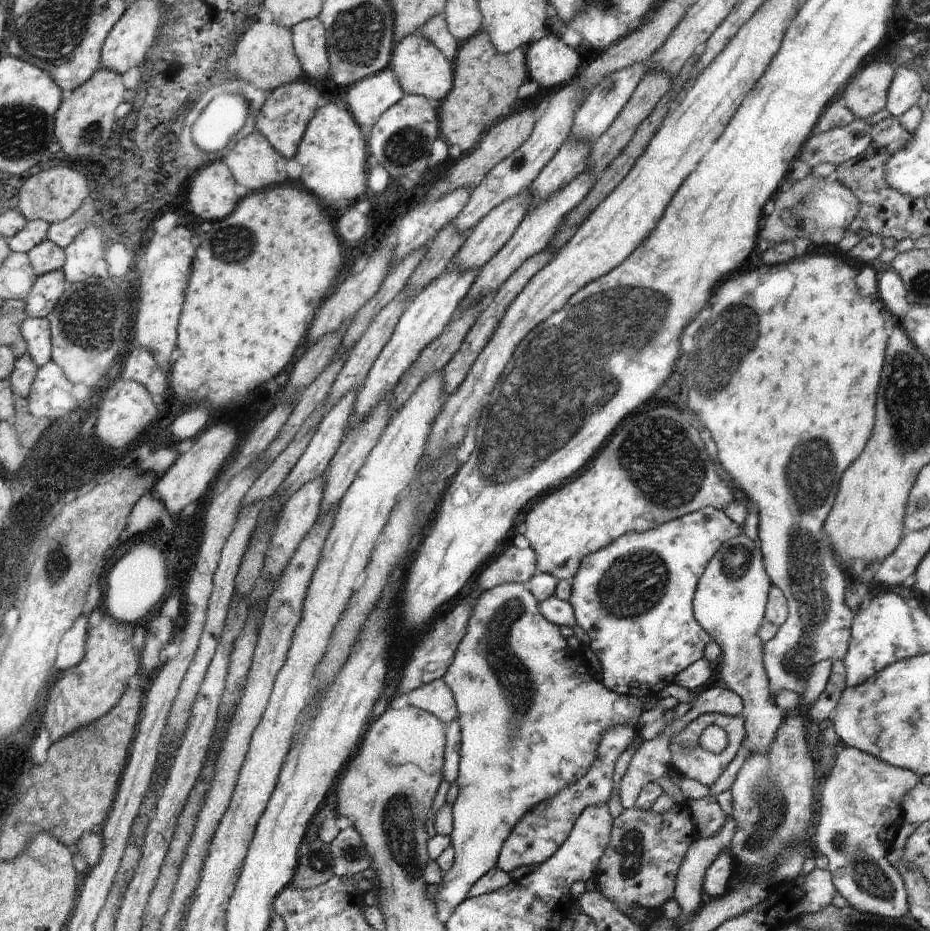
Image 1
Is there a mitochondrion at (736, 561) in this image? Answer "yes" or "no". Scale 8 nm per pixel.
yes

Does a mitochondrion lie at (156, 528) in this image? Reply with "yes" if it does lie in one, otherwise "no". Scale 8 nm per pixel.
no

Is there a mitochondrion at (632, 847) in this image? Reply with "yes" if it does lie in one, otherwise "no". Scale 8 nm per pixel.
yes

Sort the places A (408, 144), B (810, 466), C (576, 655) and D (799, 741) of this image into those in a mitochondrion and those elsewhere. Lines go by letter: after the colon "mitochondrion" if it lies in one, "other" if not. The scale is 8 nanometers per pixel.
A: mitochondrion
B: mitochondrion
C: other
D: other

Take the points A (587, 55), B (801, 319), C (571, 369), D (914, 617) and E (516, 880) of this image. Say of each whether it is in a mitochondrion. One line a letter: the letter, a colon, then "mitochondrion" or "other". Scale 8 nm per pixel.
A: other
B: other
C: mitochondrion
D: other
E: other

